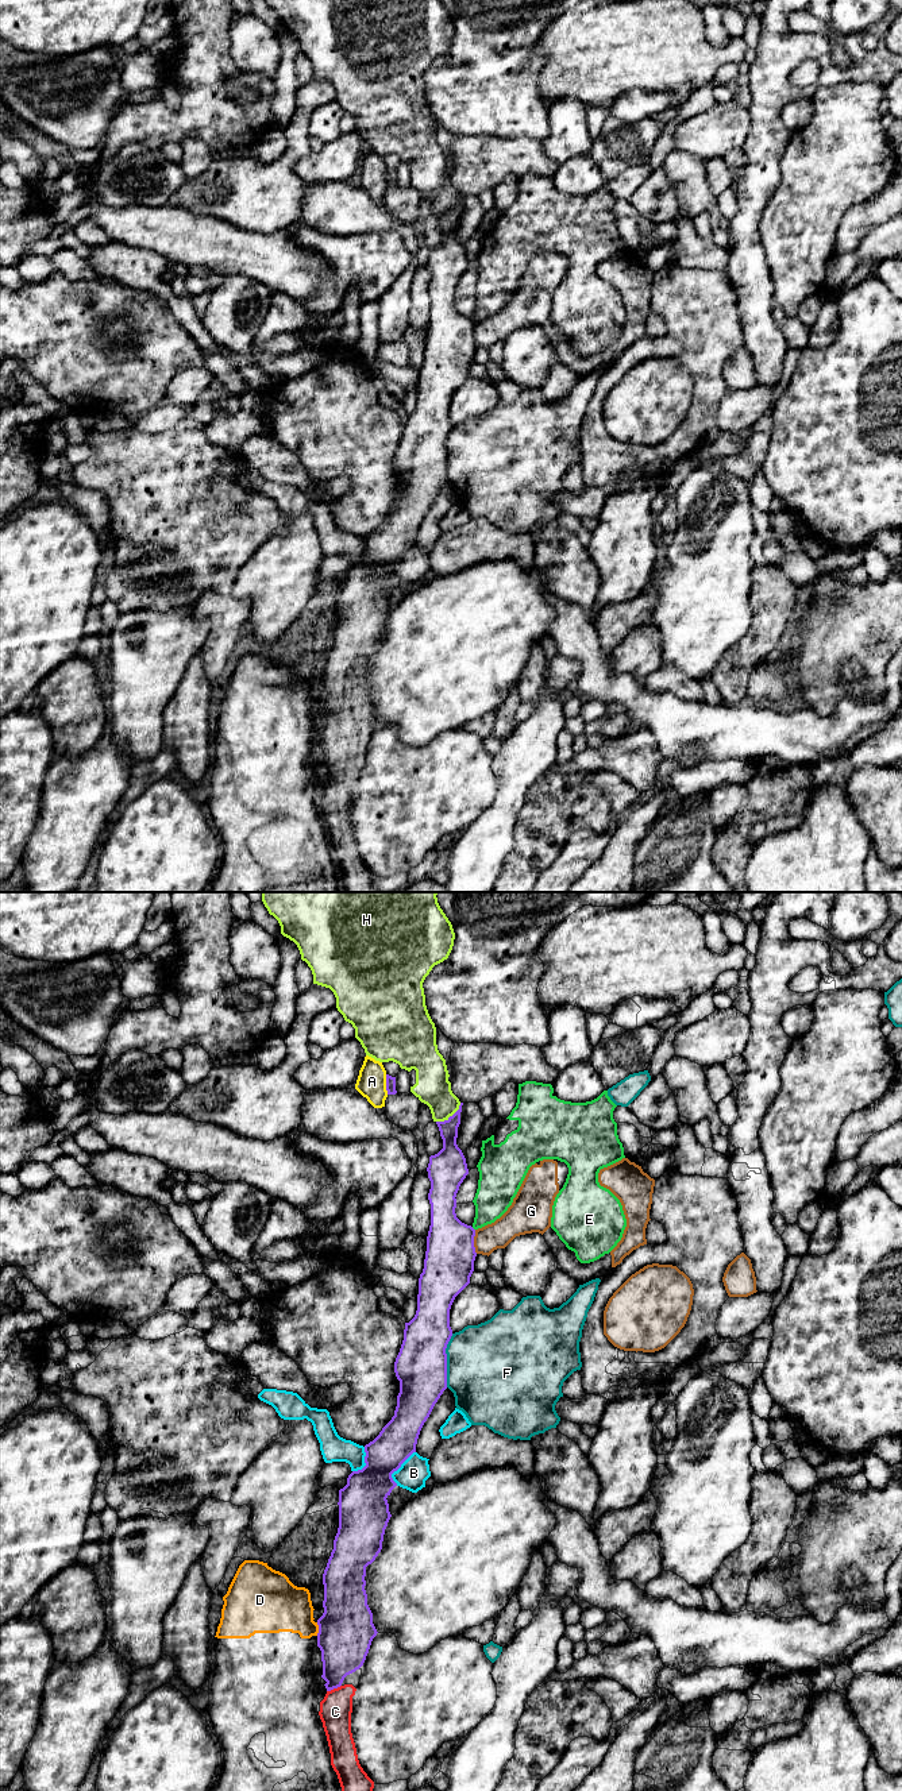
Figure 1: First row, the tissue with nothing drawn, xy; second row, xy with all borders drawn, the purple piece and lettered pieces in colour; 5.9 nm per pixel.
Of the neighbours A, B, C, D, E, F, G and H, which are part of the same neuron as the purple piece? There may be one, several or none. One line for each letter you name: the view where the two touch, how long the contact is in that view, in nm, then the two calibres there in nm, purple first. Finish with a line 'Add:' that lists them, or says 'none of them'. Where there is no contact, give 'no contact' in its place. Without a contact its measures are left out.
C: xy | 100 nm | 280/190 nm
Add: C

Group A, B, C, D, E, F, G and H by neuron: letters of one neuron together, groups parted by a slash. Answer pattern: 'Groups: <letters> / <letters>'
Groups: A / B / C / D / E / F / G / H

